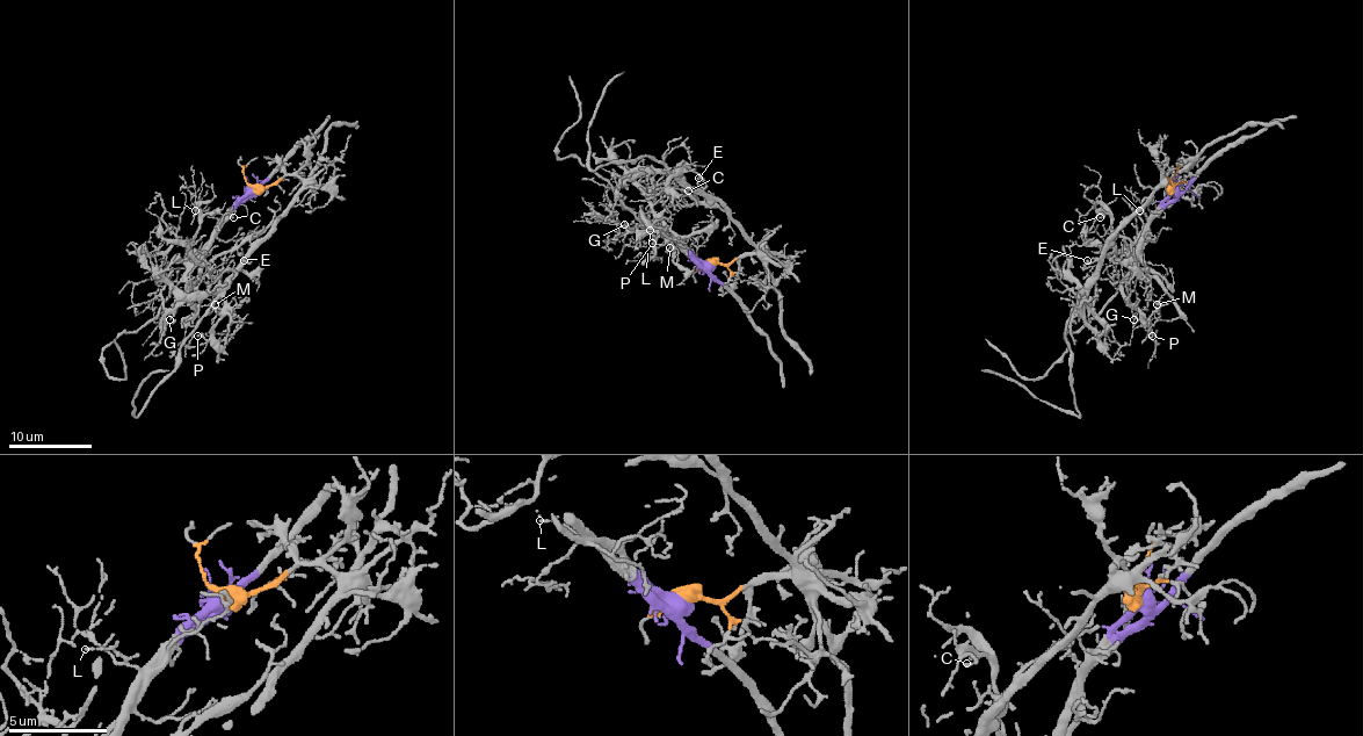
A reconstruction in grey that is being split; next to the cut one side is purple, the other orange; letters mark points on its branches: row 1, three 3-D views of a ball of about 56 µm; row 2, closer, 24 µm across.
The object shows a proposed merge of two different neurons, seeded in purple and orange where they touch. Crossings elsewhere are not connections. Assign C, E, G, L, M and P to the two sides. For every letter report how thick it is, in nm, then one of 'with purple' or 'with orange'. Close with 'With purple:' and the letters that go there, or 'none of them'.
C: 130 nm | with purple
E: 200 nm | with orange
G: 70 nm | with purple
L: 90 nm | with purple
M: 170 nm | with purple
P: 70 nm | with purple
With purple: C, G, L, M, P

